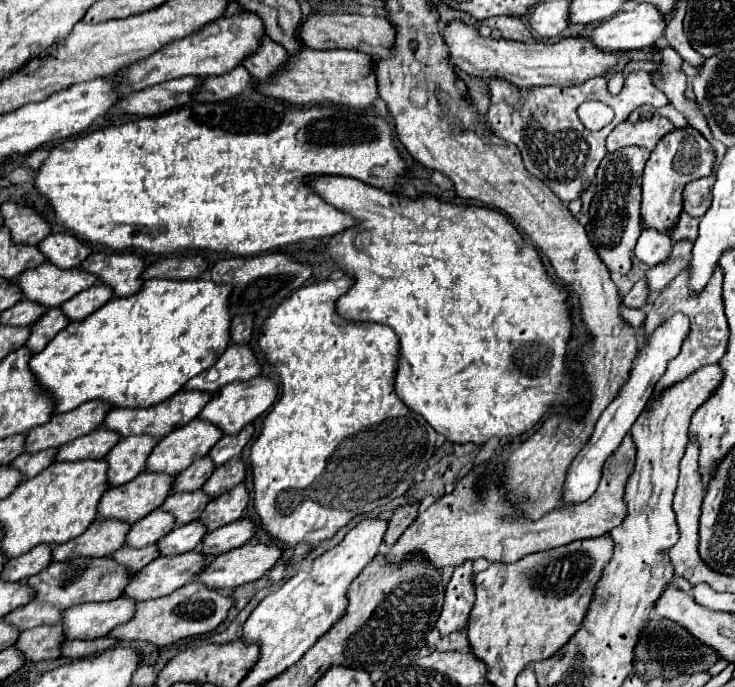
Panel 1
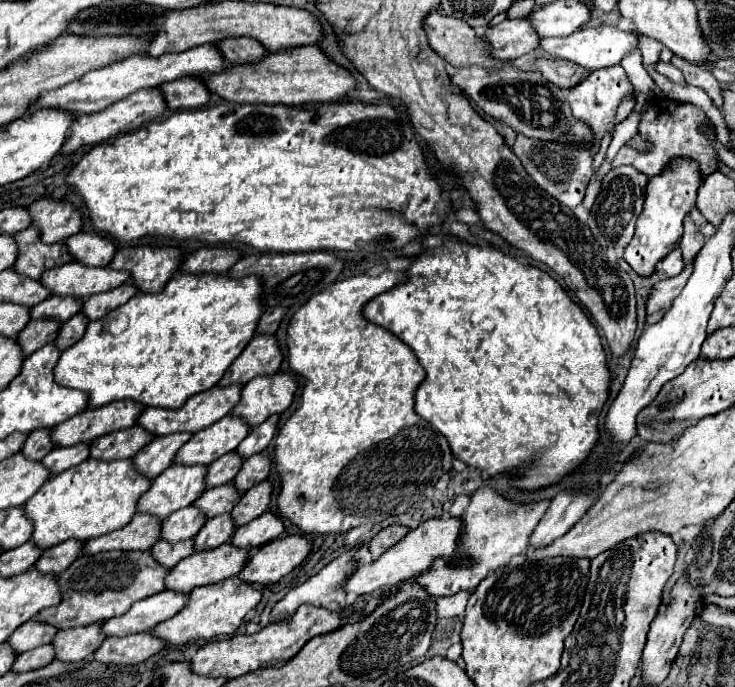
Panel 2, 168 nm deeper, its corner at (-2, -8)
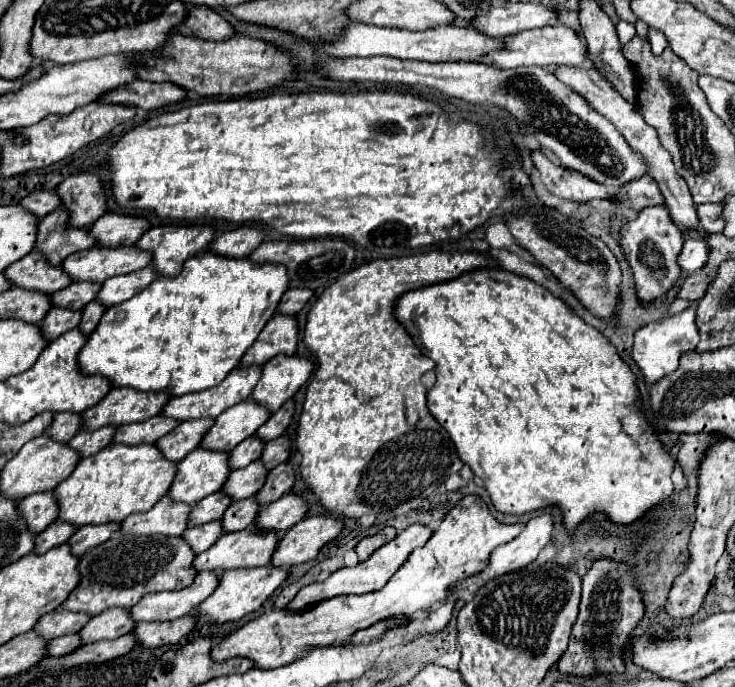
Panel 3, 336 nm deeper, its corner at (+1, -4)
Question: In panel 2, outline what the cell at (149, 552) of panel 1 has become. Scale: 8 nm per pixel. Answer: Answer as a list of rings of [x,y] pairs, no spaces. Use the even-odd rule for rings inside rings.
[[[194,539],[180,541],[180,543],[160,541],[152,549],[152,555],[156,555],[156,561],[160,561],[160,565],[164,567],[174,567],[178,561],[190,557],[192,553],[194,553]]]

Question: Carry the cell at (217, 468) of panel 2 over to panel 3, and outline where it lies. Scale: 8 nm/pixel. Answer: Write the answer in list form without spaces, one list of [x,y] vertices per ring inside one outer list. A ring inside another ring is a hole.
[[[247,437],[245,441],[241,441],[235,449],[229,451],[229,467],[231,471],[233,469],[241,469],[241,467],[247,467],[249,463],[253,463],[255,459],[259,459],[263,451],[263,441],[255,439],[253,437]]]

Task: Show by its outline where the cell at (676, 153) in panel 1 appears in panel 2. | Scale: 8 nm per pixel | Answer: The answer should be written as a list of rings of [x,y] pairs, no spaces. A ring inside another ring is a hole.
[[[676,159],[676,169],[670,167],[664,175],[650,179],[644,211],[636,221],[636,233],[624,249],[624,259],[642,277],[650,277],[656,271],[656,263],[674,251],[682,237],[682,221],[696,203],[696,191],[700,187],[700,173],[692,159]]]

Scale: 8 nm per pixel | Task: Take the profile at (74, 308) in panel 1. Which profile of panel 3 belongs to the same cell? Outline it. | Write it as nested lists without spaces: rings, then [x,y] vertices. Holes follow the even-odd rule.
[[[145,267],[141,271],[129,273],[129,275],[121,275],[121,277],[113,277],[109,281],[105,281],[101,285],[101,291],[97,293],[97,303],[101,303],[103,307],[111,307],[117,303],[127,301],[129,297],[133,297],[135,293],[143,291],[151,281],[155,281],[157,273],[151,271],[153,267]]]

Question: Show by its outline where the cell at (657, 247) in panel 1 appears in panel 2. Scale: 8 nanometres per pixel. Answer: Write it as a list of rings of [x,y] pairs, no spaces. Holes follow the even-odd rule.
[[[674,249],[670,255],[666,255],[660,265],[658,265],[664,273],[668,273],[668,277],[674,277],[678,275],[682,269],[684,269],[684,259],[682,259],[682,253],[680,249]]]

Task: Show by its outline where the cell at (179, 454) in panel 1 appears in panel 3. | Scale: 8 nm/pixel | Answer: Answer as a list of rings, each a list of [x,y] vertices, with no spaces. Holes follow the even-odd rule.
[[[251,399],[241,401],[215,419],[209,433],[201,439],[199,449],[231,451],[237,443],[251,437],[269,419],[269,415],[271,413],[267,409],[259,407]]]

